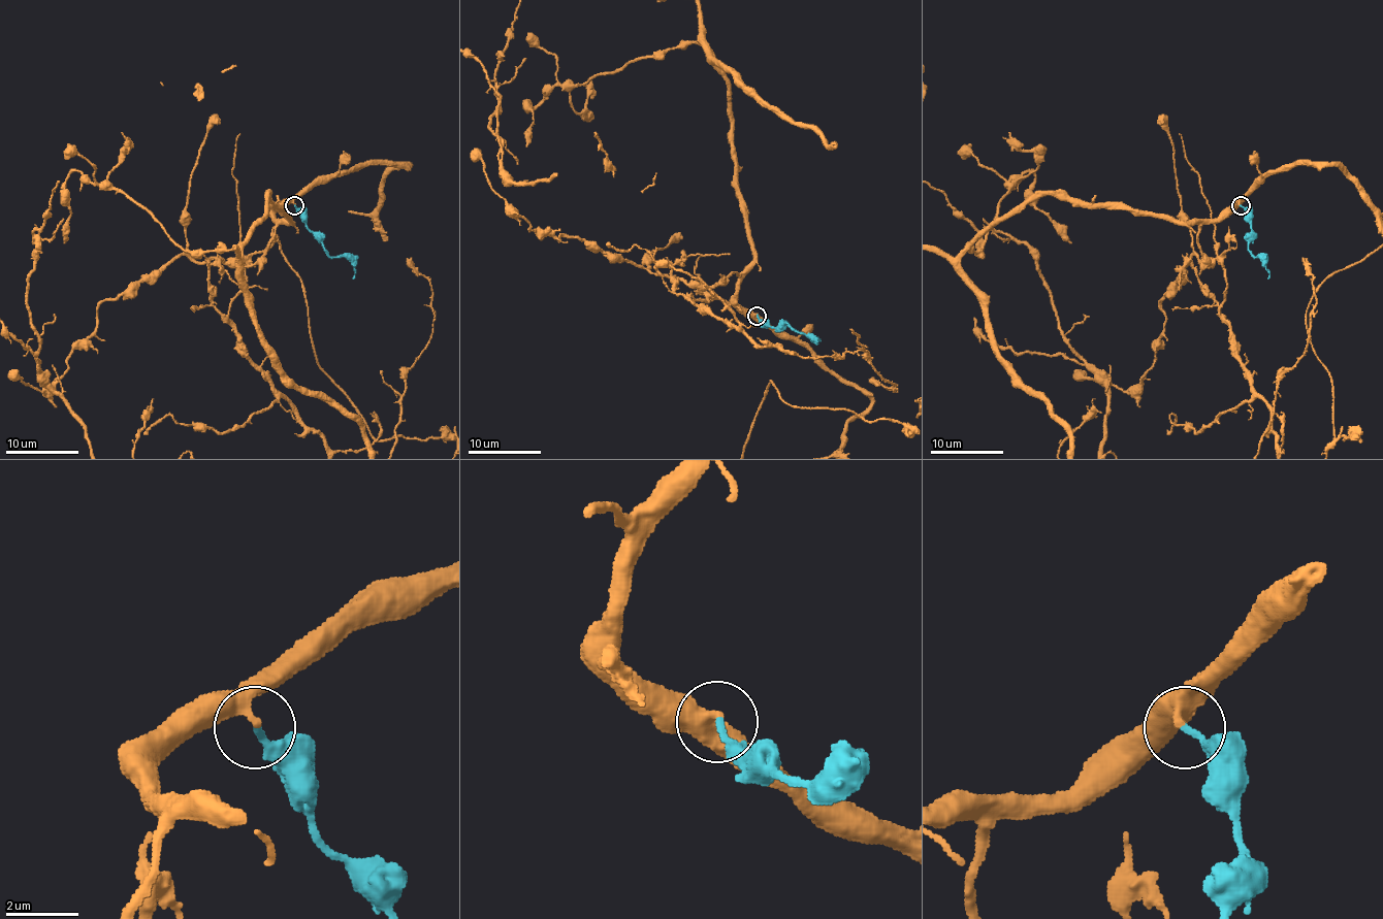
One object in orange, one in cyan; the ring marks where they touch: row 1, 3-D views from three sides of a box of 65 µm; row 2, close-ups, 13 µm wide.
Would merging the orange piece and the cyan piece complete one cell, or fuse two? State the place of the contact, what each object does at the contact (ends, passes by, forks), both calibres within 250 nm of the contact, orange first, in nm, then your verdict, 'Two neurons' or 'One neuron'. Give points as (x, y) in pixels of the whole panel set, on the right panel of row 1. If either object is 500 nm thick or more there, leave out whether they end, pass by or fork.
Place: (1241, 205). At the ring orange ends. At the ring cyan ends. Thickness 360 nm (orange) against 190 nm. One neuron

